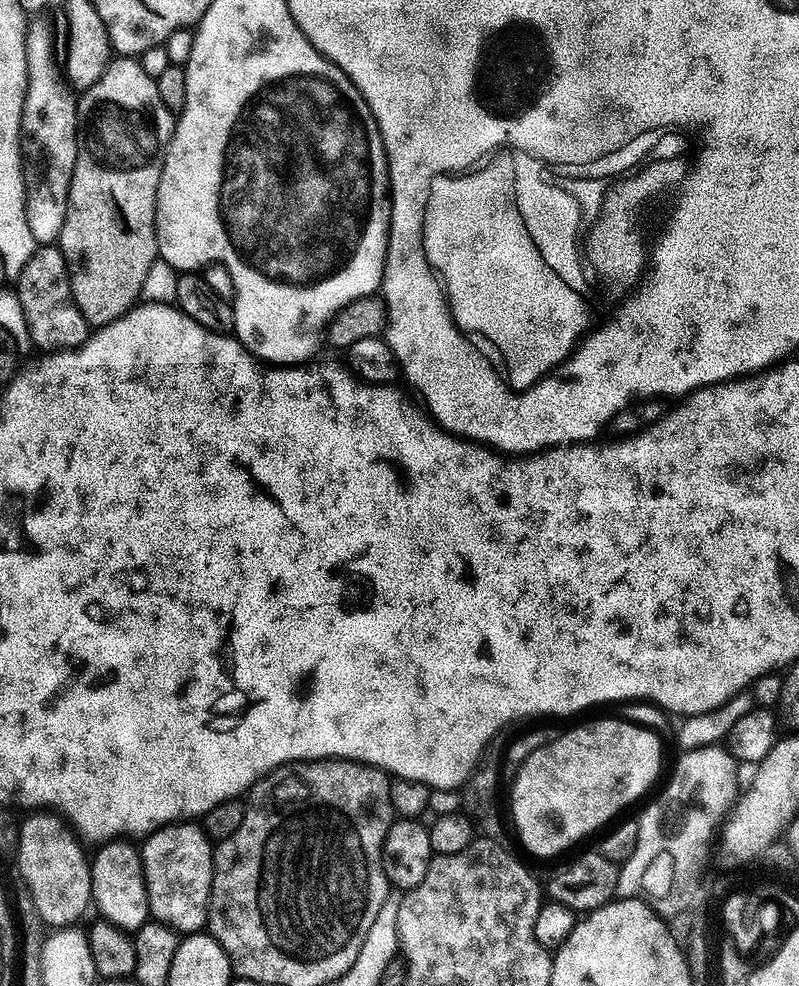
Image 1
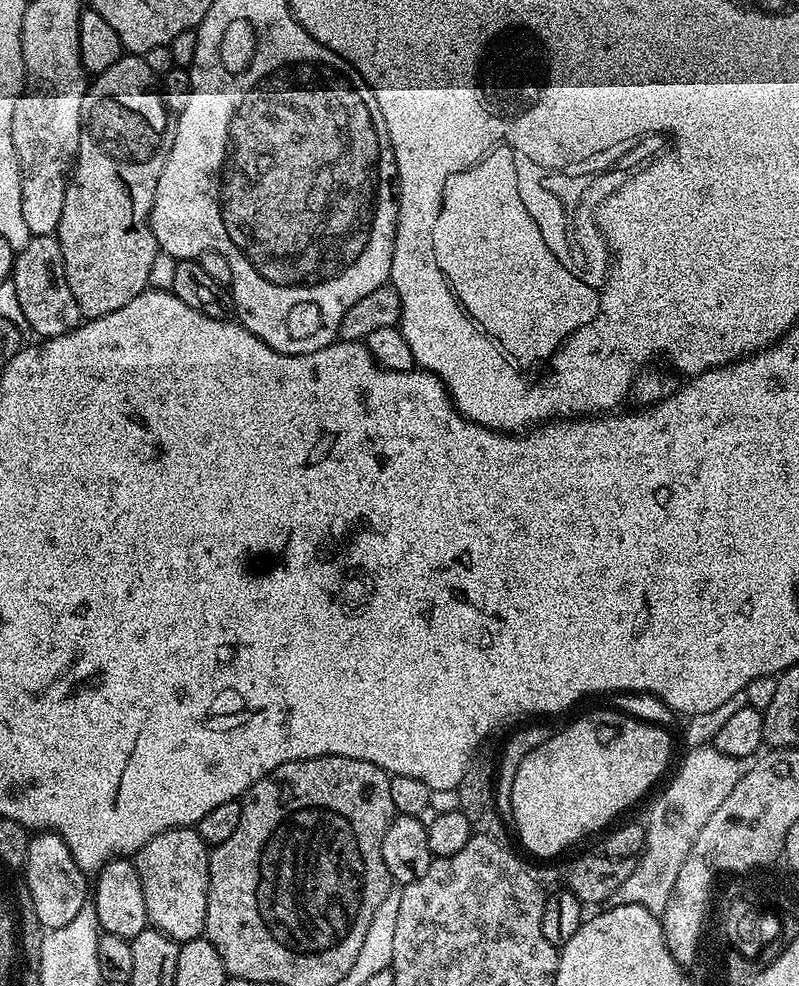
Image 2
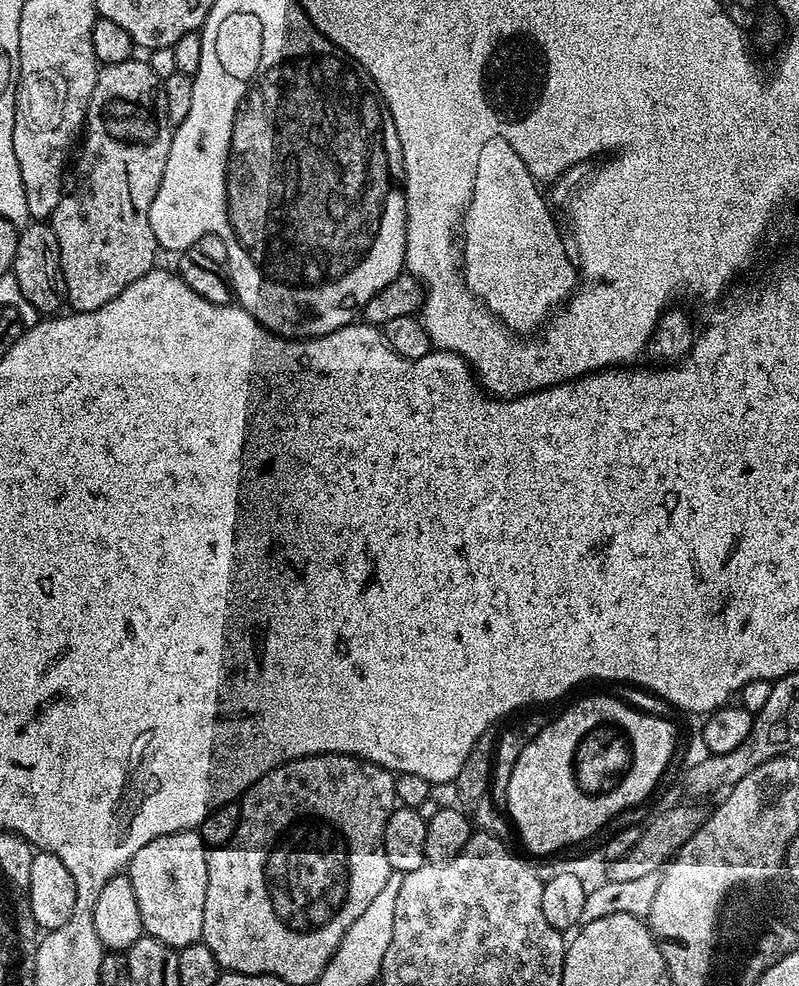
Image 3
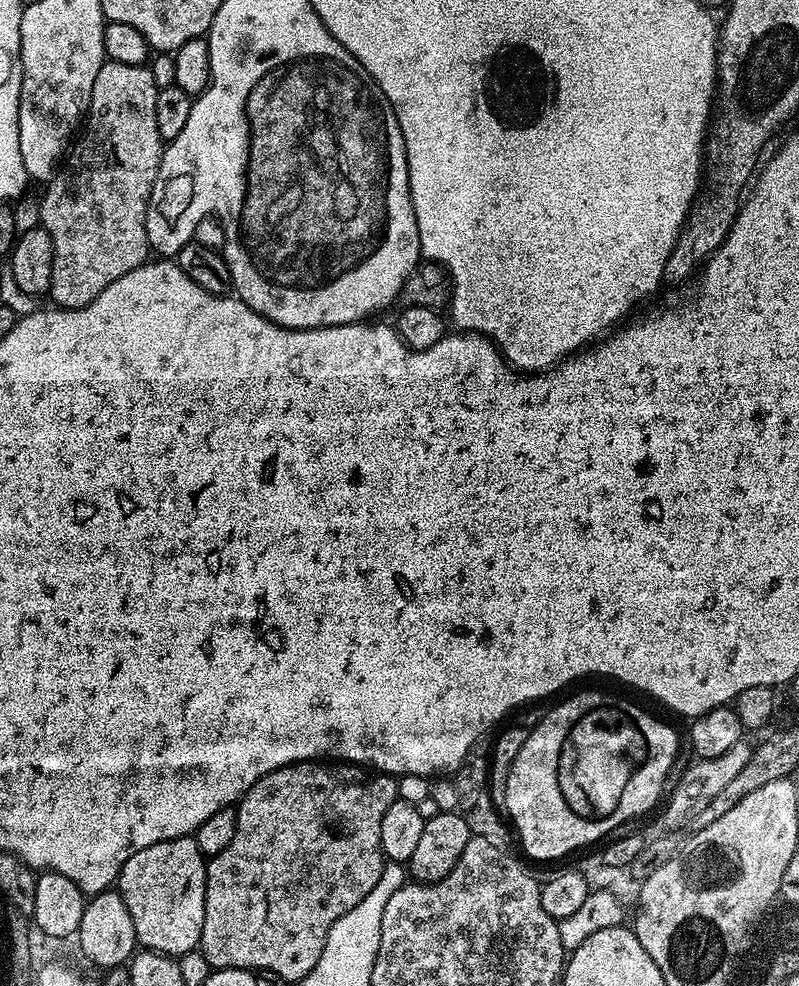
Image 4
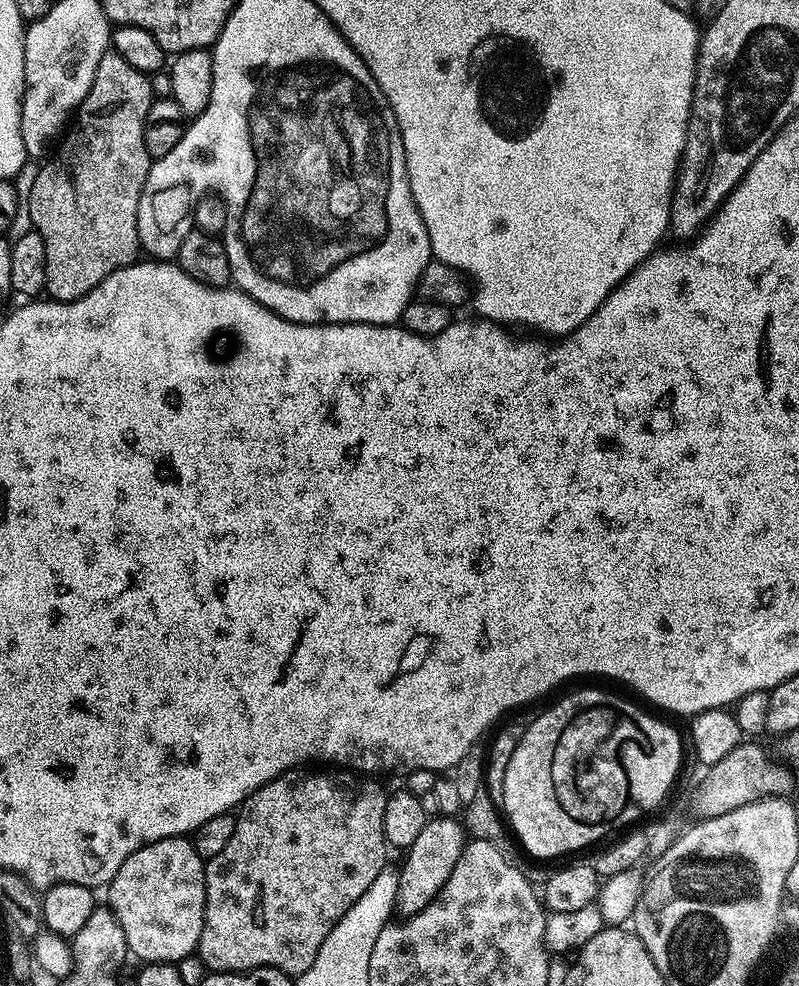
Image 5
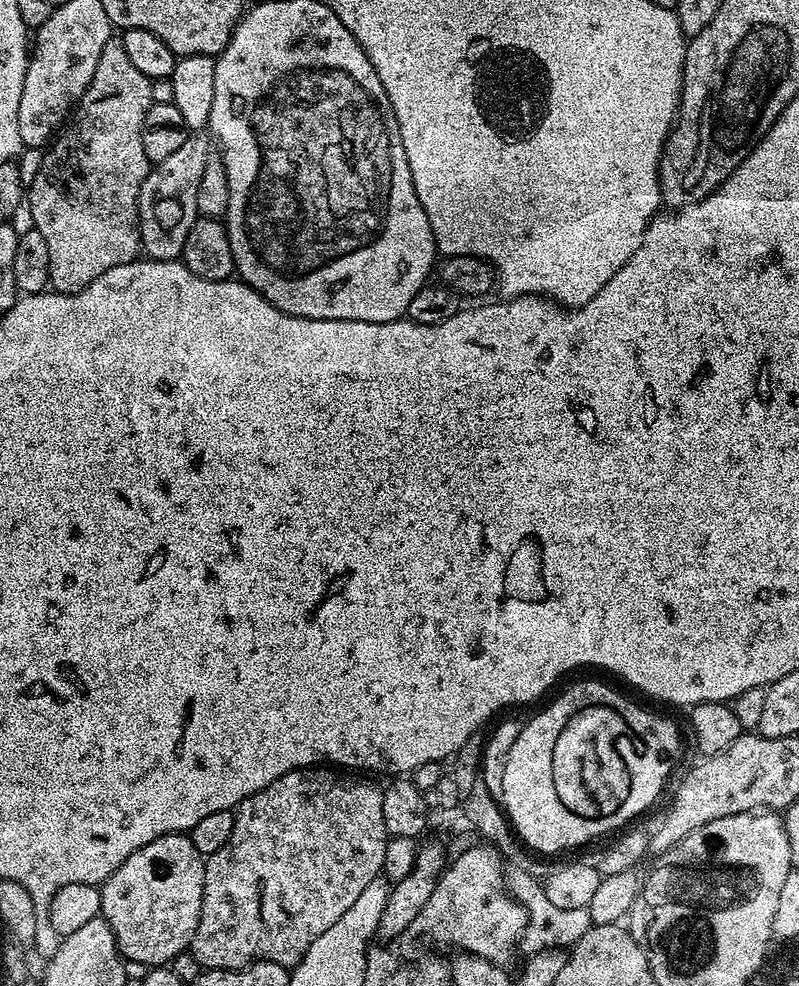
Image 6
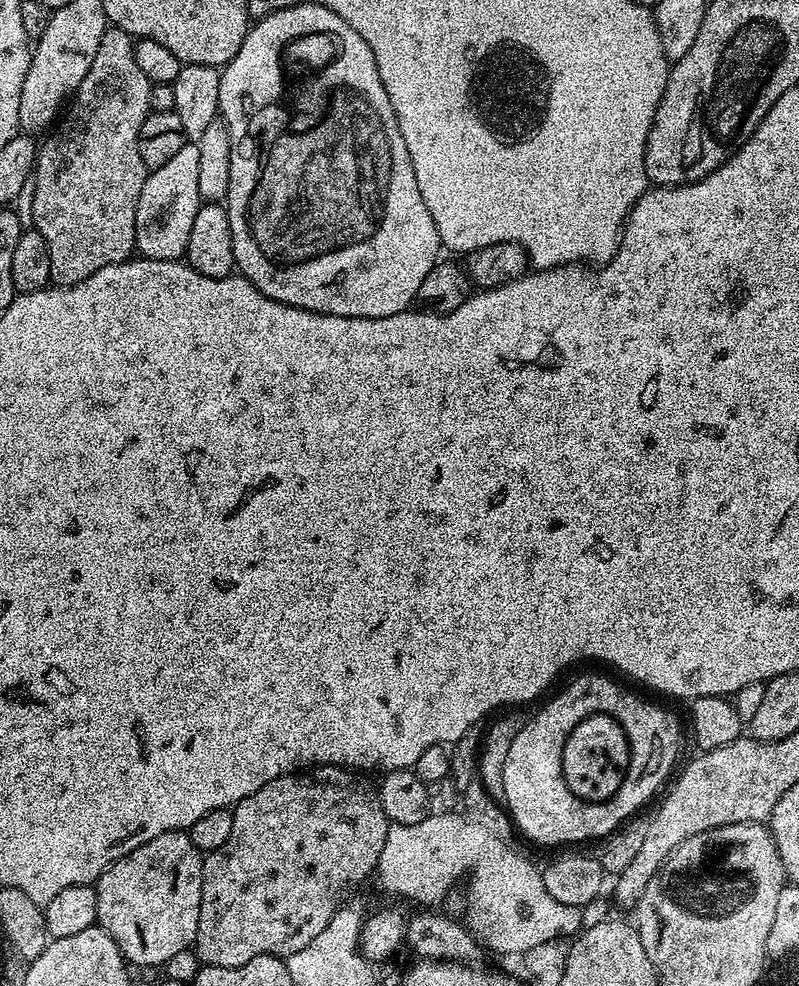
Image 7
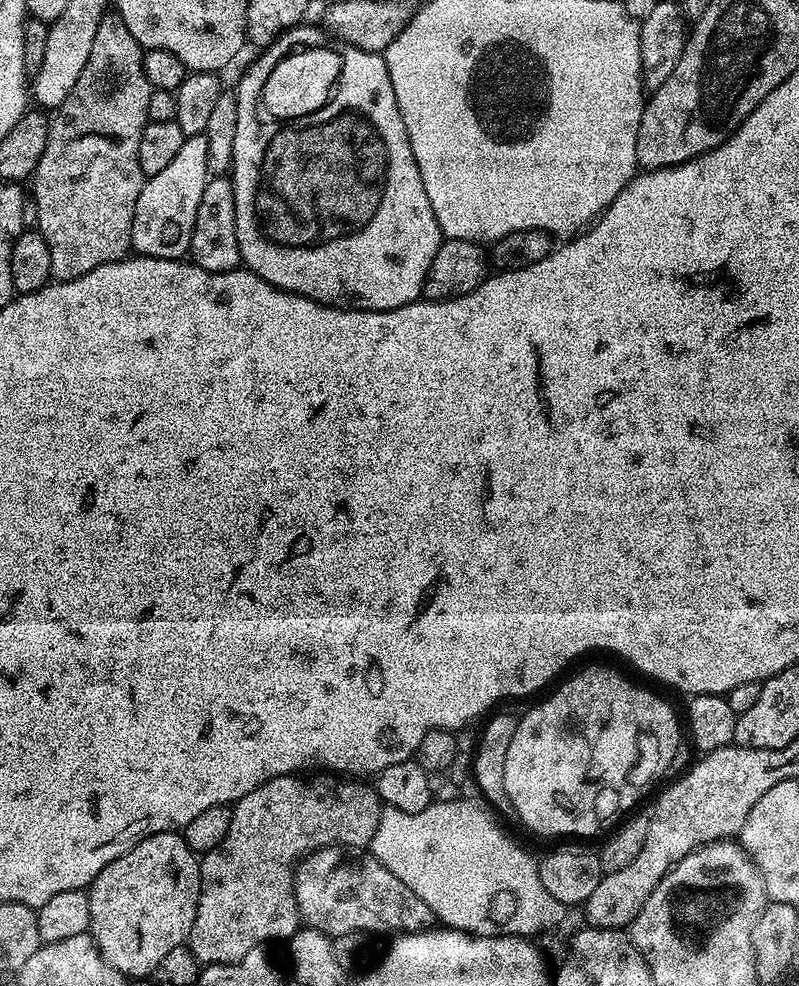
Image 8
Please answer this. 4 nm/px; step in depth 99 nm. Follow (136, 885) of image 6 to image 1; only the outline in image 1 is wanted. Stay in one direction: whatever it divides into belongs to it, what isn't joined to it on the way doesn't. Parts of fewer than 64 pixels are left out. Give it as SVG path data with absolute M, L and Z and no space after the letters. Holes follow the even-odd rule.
M177 822L159 828L143 841L140 857L144 867L144 881L148 895L148 910L153 921L165 924L178 934L191 934L201 931L208 922L208 899L212 889L213 841L196 822Z

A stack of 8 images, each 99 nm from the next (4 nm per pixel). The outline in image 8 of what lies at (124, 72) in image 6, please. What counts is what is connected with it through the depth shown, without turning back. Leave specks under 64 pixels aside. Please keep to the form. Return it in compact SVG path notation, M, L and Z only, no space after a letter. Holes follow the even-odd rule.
M104 15L102 22L98 22L86 67L78 74L78 82L74 82L74 90L70 90L66 102L51 117L46 150L42 150L36 172L30 178L30 200L36 203L35 227L46 246L50 246L53 281L63 282L90 274L98 266L125 259L132 248L134 206L146 179L142 166L138 166L138 138L142 138L142 130L149 122L147 106L153 92L144 73L144 54L145 49L126 30L126 22L120 16Z

